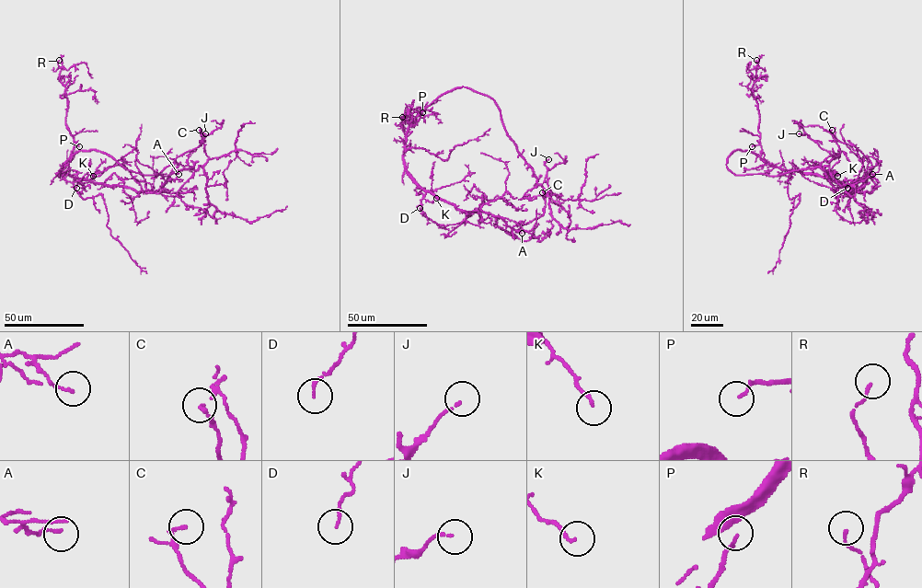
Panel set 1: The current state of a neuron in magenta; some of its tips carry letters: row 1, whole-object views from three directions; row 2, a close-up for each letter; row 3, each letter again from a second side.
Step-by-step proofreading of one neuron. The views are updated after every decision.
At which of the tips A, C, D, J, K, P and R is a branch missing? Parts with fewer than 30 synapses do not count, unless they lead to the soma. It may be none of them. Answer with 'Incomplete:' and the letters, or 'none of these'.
Incomplete: P

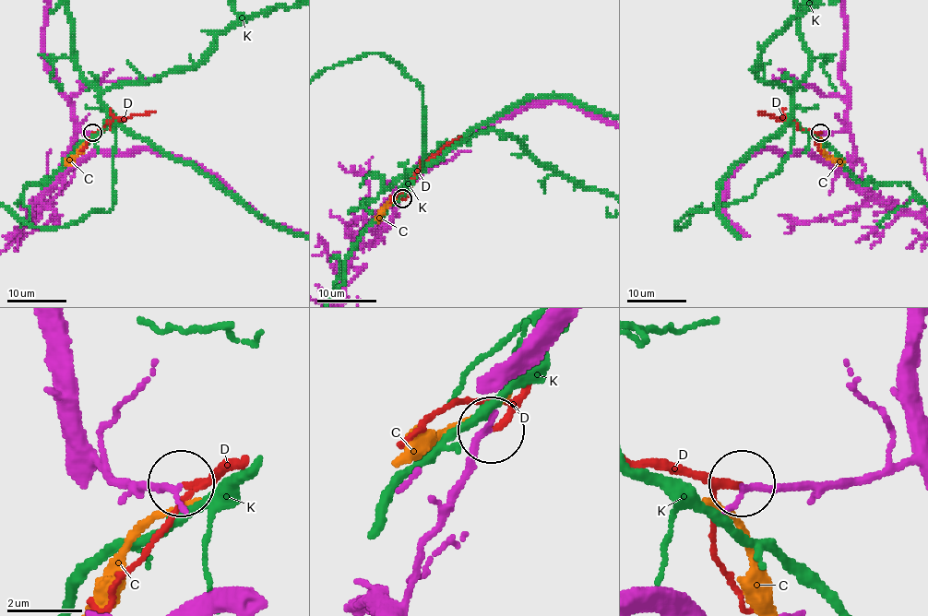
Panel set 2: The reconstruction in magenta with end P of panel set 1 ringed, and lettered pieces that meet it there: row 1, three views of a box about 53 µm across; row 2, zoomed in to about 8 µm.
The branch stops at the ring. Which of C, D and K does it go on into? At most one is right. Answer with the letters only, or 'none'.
D

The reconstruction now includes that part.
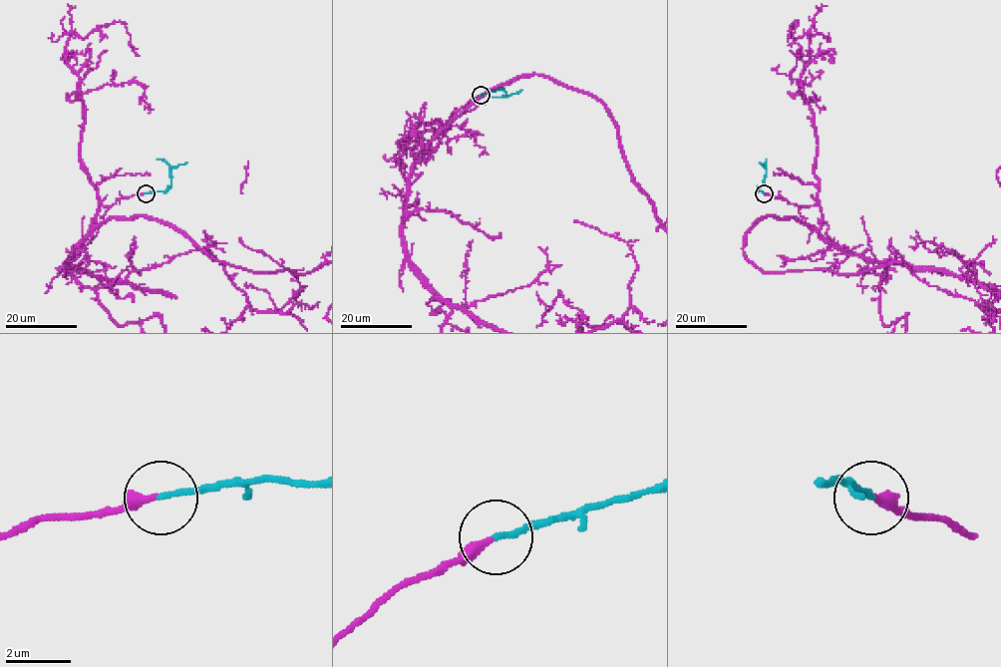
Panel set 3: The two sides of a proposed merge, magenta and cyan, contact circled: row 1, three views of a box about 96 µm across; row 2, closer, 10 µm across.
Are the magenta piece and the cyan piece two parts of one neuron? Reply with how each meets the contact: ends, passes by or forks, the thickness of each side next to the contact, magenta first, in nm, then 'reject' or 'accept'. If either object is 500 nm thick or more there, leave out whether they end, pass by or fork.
magenta ends; cyan ends; calibres 280 and 170 nm; accept

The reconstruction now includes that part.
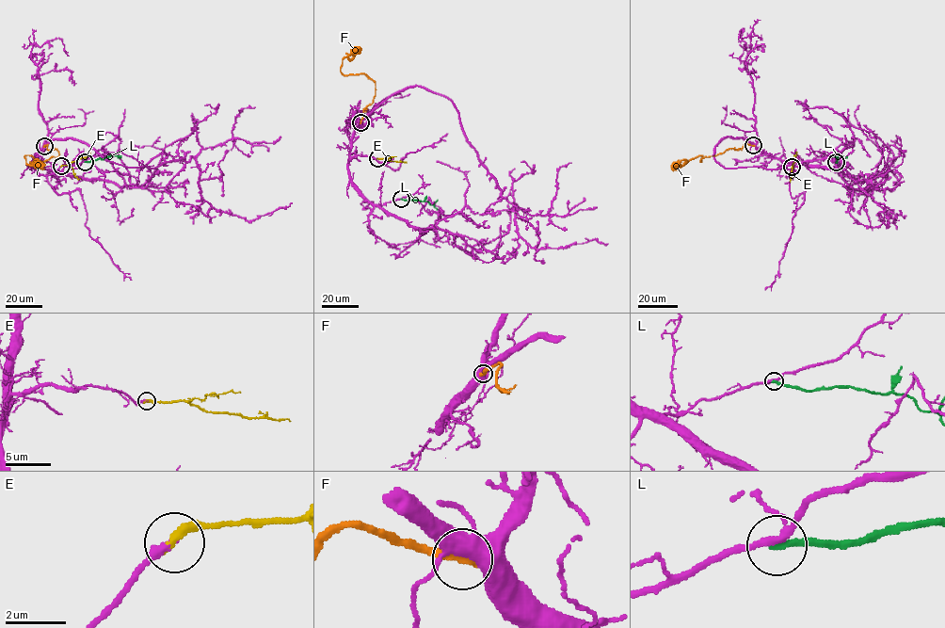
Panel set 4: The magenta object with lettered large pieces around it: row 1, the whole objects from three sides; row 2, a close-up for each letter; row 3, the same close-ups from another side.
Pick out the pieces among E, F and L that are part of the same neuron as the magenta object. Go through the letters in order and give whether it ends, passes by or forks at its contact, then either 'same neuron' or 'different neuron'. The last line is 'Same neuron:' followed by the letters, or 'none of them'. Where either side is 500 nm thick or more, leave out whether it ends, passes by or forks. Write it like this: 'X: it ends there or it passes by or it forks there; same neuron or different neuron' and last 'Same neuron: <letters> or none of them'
E: it ends there; same neuron
F: it ends there; same neuron
L: it ends there; different neuron
Same neuron: E, F

